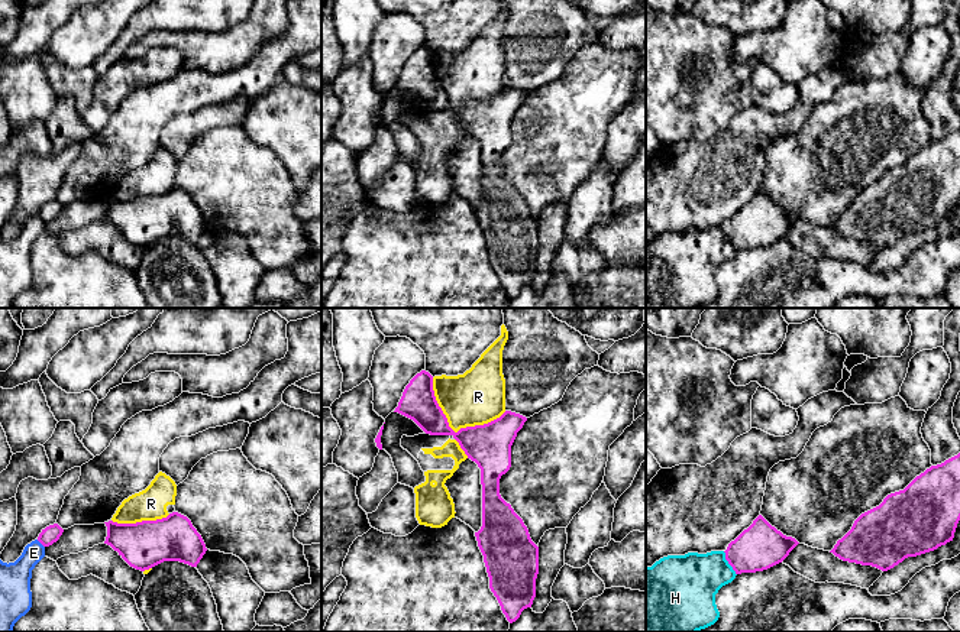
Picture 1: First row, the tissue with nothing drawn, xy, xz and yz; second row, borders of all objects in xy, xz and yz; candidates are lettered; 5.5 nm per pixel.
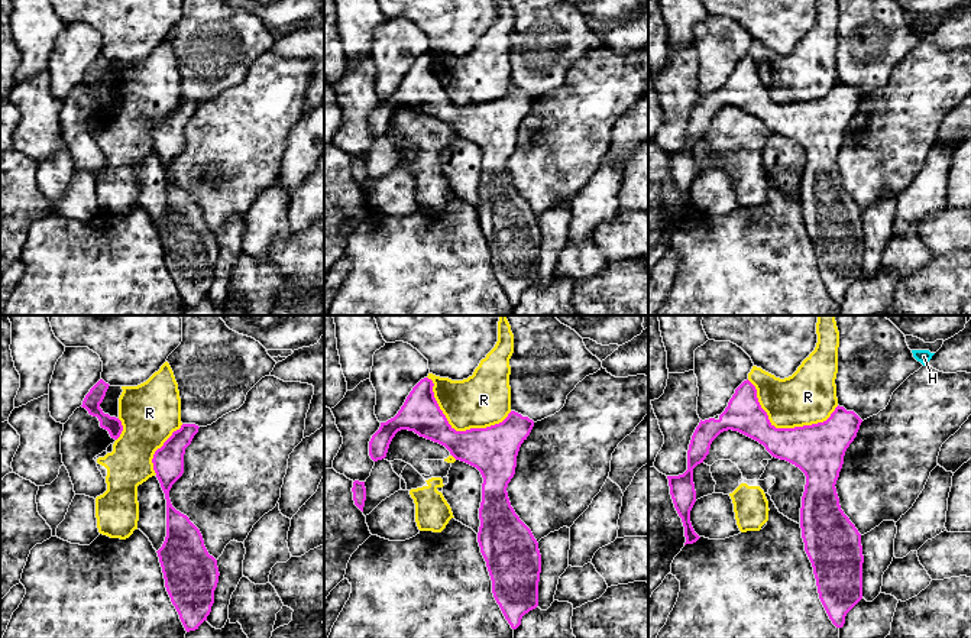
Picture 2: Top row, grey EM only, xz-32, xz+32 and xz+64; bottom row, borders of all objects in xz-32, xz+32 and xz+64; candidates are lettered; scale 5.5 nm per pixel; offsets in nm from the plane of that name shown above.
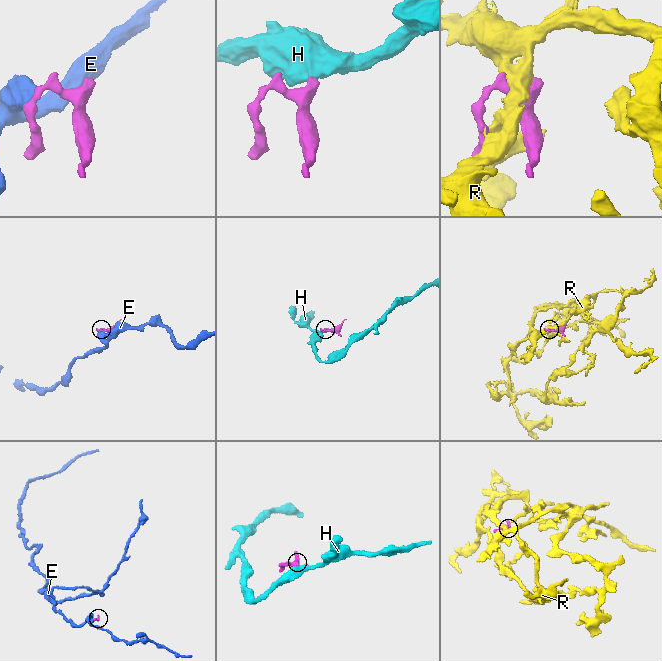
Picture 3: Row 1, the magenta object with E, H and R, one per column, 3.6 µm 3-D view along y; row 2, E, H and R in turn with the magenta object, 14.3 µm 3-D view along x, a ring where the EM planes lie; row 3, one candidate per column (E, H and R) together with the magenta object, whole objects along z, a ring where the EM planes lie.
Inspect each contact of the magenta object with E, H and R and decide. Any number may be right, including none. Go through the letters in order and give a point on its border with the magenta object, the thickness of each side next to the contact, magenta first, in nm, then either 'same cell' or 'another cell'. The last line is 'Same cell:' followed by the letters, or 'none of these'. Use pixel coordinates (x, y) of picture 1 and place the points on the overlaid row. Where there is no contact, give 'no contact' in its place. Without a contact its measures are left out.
E: meets magenta in xy at (41, 543); 100 nm thick on the magenta side, 180 nm on the other; another cell
H: meets magenta in yz at (729, 563); 260 nm thick on the magenta side, 320 nm on the other; another cell
R: meets magenta in xz at (452, 430); 240 nm thick on the magenta side, 300 nm on the other; another cell
Same cell: none of these

